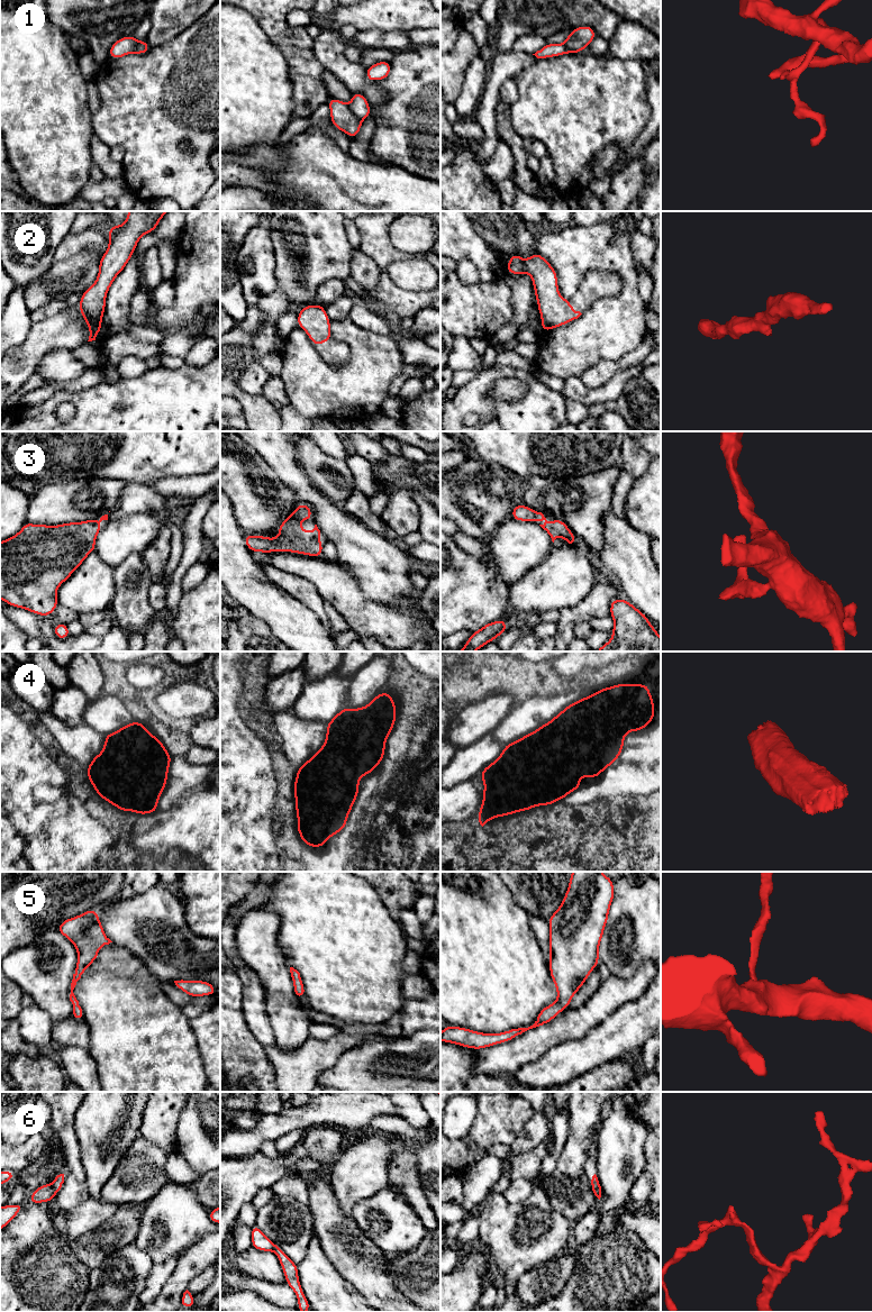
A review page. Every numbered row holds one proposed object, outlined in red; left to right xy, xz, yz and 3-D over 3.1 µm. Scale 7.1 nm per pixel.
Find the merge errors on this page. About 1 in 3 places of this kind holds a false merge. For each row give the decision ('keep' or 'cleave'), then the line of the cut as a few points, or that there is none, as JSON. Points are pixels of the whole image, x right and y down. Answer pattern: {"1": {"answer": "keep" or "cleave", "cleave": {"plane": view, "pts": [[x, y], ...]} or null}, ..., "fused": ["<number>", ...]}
{"1": {"answer": "cleave", "cleave": {"plane": "xz", "pts": [[347, 105], [362, 119]]}}, "2": {"answer": "keep", "cleave": null}, "3": {"answer": "keep", "cleave": null}, "4": {"answer": "keep", "cleave": null}, "5": {"answer": "keep", "cleave": null}, "6": {"answer": "cleave", "cleave": {"plane": "xy", "pts": [[51, 1185], [55, 1193]]}}, "fused": ["1", "6"]}

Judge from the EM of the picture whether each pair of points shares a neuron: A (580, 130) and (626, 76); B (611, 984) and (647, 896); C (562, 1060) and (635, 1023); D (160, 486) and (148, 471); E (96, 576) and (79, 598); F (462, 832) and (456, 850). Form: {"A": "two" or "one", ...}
{"A": "one", "B": "two", "C": "one", "D": "two", "E": "one", "F": "one"}

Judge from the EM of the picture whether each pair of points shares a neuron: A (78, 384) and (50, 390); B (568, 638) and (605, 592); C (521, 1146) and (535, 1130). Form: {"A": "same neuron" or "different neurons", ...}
{"A": "same neuron", "B": "same neuron", "C": "same neuron"}

